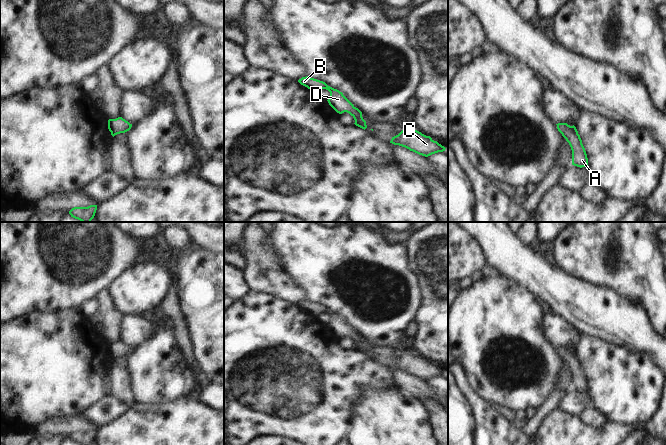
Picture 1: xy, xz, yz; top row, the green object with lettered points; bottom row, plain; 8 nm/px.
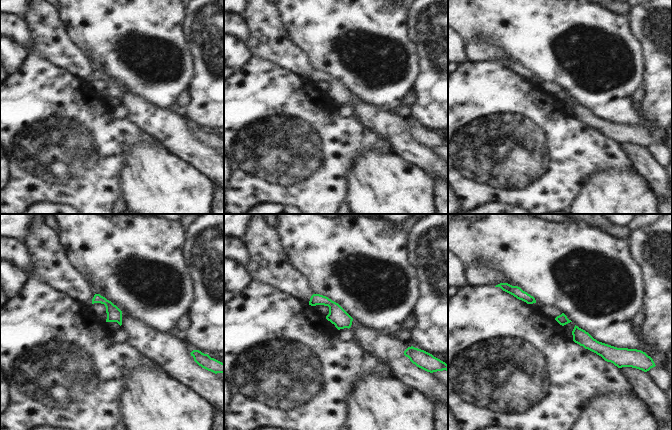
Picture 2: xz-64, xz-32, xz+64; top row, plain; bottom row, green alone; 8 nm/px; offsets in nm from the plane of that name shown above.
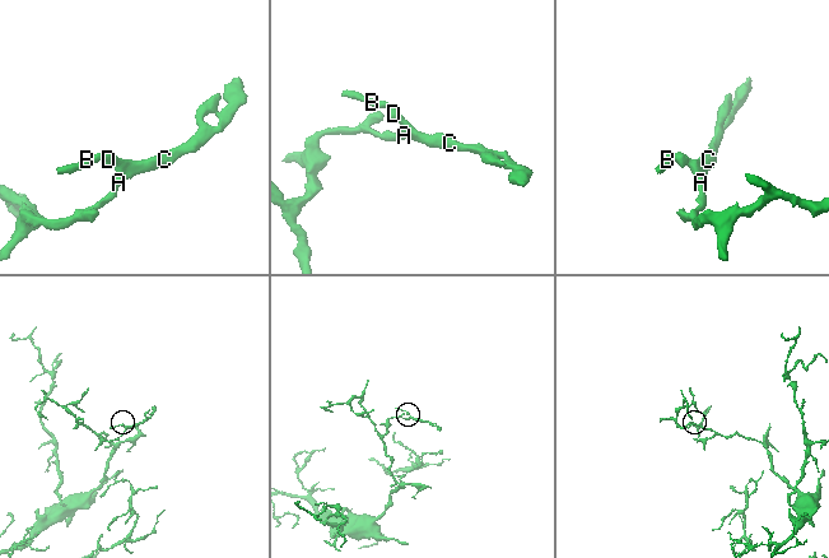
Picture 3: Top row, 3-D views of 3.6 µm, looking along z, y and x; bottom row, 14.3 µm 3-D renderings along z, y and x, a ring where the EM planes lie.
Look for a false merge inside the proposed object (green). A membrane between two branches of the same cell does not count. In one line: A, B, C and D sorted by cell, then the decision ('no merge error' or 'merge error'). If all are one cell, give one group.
groups A B C D; no merge error

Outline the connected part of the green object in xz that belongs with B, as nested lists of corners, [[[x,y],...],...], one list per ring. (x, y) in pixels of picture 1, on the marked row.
[[[309,76],[302,77],[298,82],[310,90],[326,89],[330,92],[330,97],[327,100],[329,105],[339,114],[344,112],[349,113],[355,120],[355,125],[366,129],[366,121],[362,117],[362,112],[356,108],[344,95],[337,89],[328,86],[325,82],[310,78]]]

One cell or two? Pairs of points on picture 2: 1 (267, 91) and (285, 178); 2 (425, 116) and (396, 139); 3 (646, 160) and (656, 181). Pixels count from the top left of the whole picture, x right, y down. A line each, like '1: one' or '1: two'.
1: one
2: two
3: one

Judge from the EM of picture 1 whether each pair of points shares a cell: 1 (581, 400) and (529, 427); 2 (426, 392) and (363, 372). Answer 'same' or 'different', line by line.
1: different
2: different

